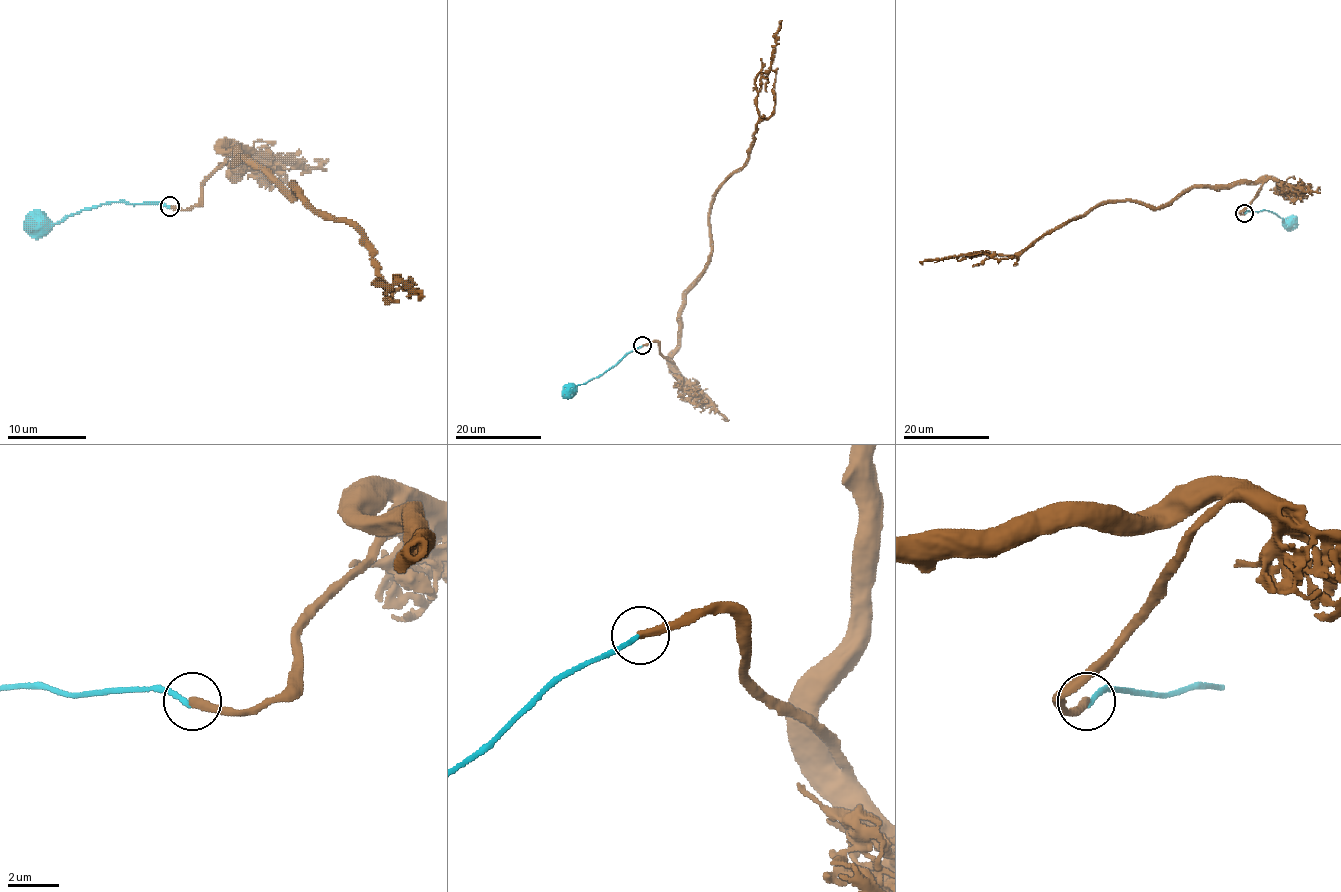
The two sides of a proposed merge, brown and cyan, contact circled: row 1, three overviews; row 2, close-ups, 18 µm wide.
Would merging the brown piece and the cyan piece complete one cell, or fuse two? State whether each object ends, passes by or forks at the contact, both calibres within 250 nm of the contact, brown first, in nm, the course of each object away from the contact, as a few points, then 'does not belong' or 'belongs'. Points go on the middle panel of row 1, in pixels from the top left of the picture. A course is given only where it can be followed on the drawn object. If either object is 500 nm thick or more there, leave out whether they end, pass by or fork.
brown ends there; cyan ends there; 360 nm thick on the brown side, 190 nm on the other; brown runs (642, 345), (657, 342), (673, 364), (683, 293), (707, 261), (710, 206), (745, 162), (755, 77), (782, 20); cyan runs (642, 345), (568, 393); does not belong

